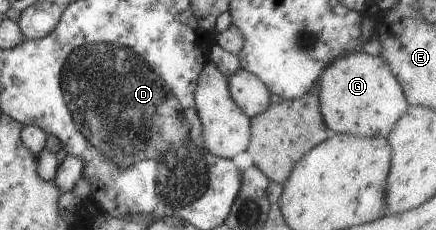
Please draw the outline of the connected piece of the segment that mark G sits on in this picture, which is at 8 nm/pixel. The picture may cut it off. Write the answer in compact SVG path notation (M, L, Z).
M364 51L330 63L321 74L319 105L325 125L335 134L386 138L410 106L387 61Z

